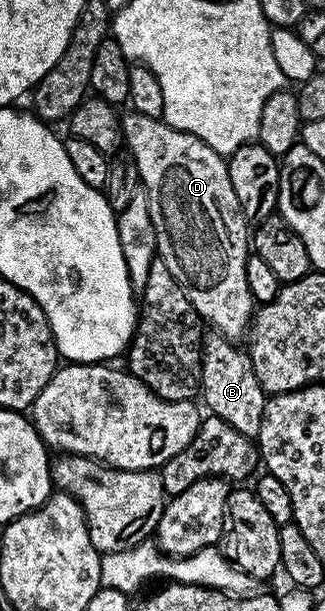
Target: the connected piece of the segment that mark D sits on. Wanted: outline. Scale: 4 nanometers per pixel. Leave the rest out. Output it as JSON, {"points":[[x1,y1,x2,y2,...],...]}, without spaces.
{"points":[[127,111,121,114,121,118,122,140,148,199,158,257,168,267,172,279,180,283,192,307,207,326,212,325,210,327,229,339,245,338,256,312,254,296,248,291,246,270,246,261,252,256,252,233,242,213,240,199,236,199,236,191,232,191,227,158,212,151,212,147,196,135,174,129,157,117]]}

